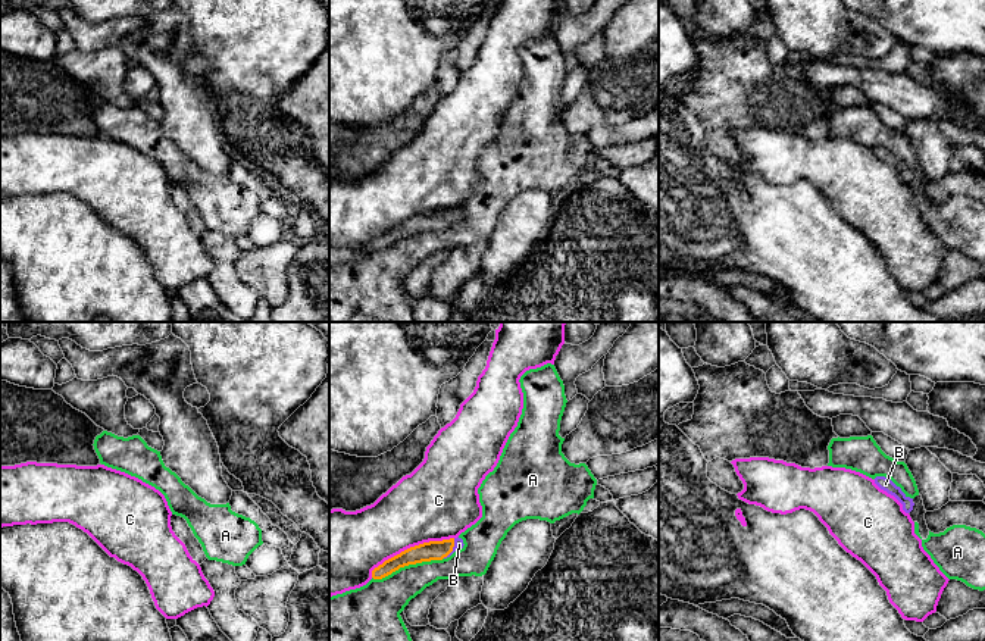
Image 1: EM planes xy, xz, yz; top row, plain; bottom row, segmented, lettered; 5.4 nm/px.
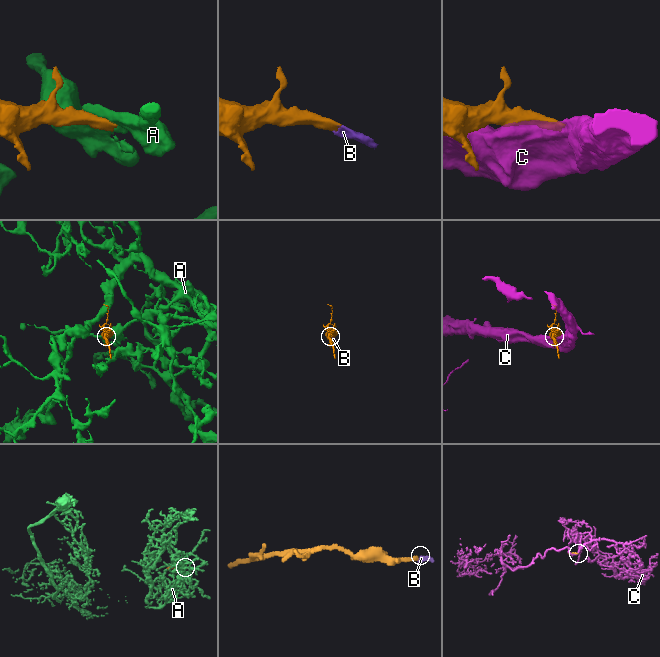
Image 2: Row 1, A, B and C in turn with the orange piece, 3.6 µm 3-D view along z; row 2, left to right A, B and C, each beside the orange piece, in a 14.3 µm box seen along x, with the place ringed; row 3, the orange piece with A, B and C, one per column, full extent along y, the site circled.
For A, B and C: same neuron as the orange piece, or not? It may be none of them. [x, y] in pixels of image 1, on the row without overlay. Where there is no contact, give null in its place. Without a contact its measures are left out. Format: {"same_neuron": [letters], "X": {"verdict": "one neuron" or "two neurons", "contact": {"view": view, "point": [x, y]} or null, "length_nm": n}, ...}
{"same_neuron": ["B"], "A": {"verdict": "two neurons", "contact": {"view": "xz", "point": [407, 235]}, "length_nm": 400}, "B": {"verdict": "one neuron", "contact": {"view": "xz", "point": [452, 219]}, "length_nm": 130}, "C": {"verdict": "two neurons", "contact": {"view": "xz", "point": [410, 218]}, "length_nm": 500}}

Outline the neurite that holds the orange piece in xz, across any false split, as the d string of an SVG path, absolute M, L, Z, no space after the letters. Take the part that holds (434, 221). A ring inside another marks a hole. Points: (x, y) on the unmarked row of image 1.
M450 209L443 212L429 212L415 218L410 218L400 225L385 231L382 235L372 241L373 250L382 250L400 238L416 235L431 231L443 231L450 228L454 222L463 219L462 209Z

